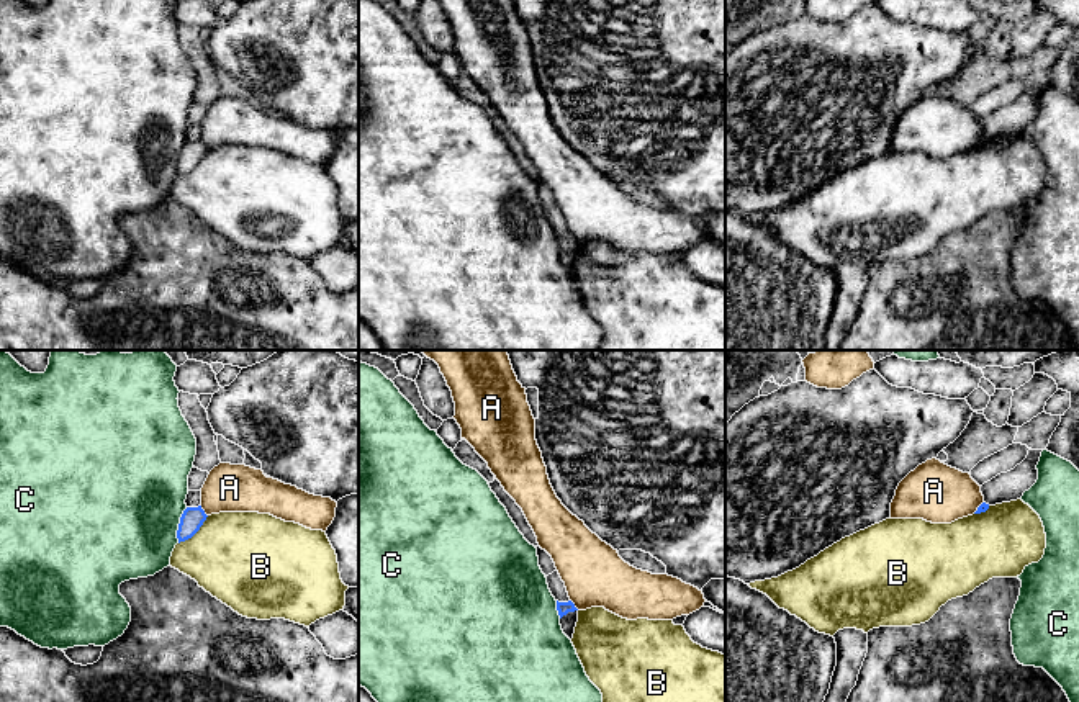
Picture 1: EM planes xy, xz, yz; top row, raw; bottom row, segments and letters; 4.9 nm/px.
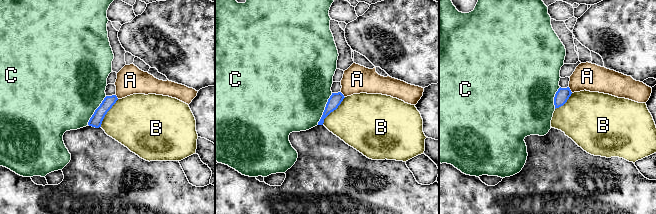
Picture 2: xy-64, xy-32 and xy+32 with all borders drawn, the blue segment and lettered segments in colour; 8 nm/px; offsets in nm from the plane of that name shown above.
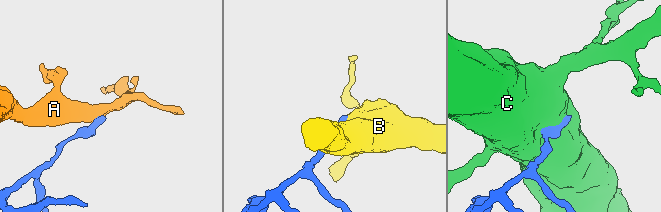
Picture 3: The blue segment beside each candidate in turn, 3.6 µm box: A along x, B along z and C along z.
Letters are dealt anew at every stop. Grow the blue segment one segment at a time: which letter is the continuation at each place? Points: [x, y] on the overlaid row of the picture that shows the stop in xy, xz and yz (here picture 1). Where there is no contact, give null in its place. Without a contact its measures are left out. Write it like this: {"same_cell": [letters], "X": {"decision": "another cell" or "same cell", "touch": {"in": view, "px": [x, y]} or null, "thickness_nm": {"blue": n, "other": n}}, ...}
{"same_cell": [], "A": {"decision": "another cell", "touch": {"in": "xy", "px": [203, 511]}, "thickness_nm": {"blue": 110, "other": 240}}, "B": {"decision": "another cell", "touch": {"in": "xy", "px": [195, 532]}, "thickness_nm": {"blue": 110, "other": 440}}, "C": {"decision": "another cell", "touch": {"in": "xy", "px": [179, 526]}, "thickness_nm": {"blue": 110, "other": 500}}}

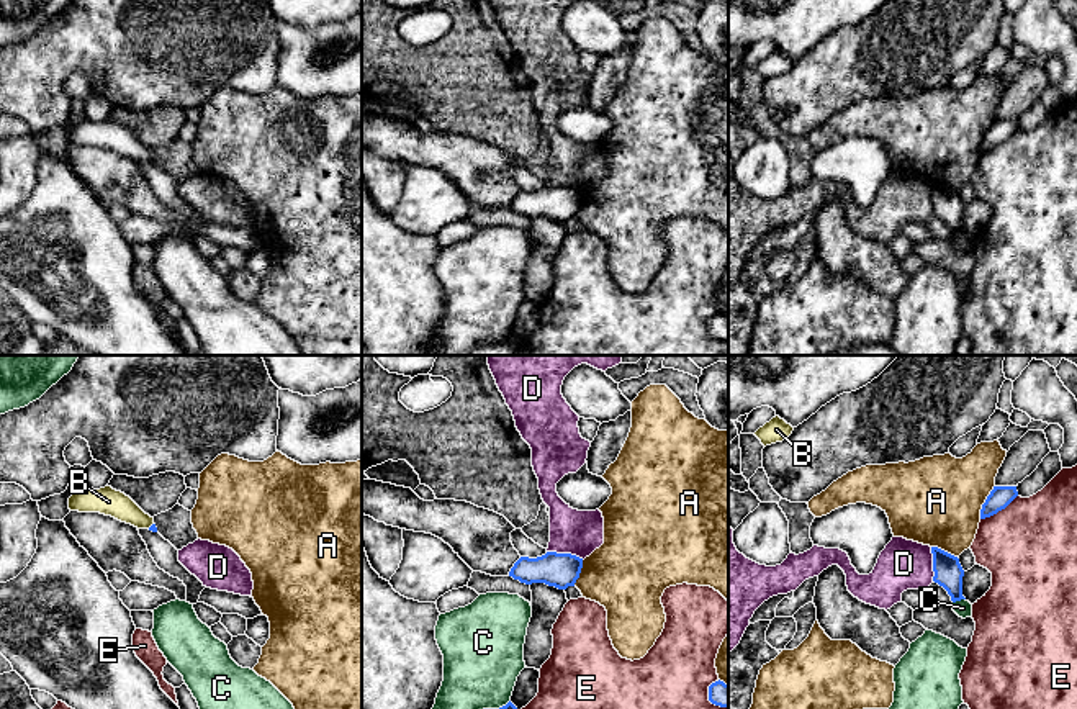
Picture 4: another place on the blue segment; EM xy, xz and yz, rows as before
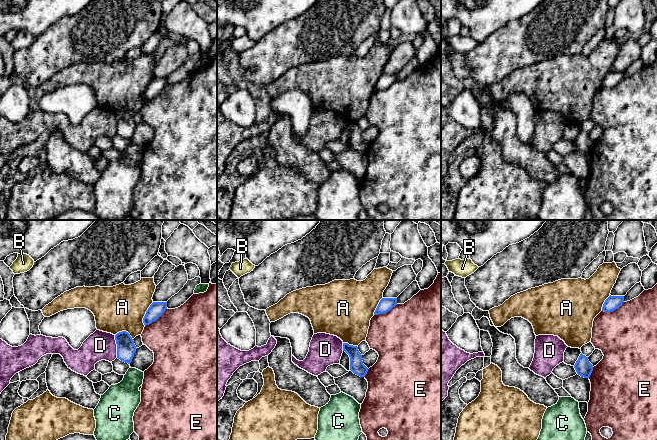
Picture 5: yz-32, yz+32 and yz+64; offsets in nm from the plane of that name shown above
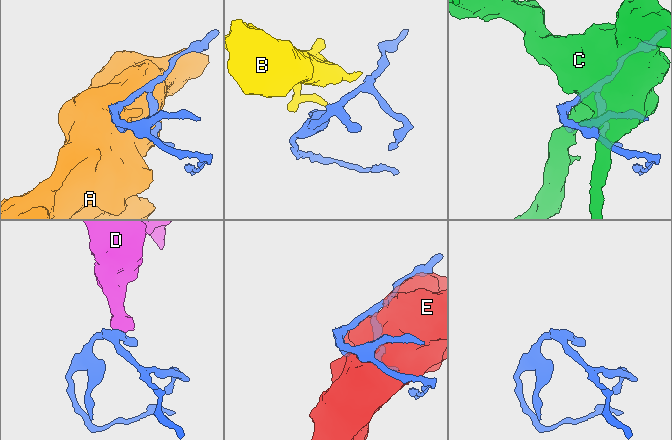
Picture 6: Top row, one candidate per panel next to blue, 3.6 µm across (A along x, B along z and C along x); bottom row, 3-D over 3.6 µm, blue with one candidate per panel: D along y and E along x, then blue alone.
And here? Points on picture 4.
{"same_cell": ["B"], "A": {"decision": "another cell", "touch": {"in": "yz", "px": [986, 501]}, "thickness_nm": {"blue": 110, "other": 440}}, "B": {"decision": "same cell", "touch": {"in": "xy", "px": [151, 526]}, "thickness_nm": {"blue": 40, "other": 140}}, "C": {"decision": "another cell", "touch": {"in": "yz", "px": [958, 600]}, "thickness_nm": {"blue": 140, "other": 90}}, "D": {"decision": "another cell", "touch": {"in": "xz", "px": [565, 554]}, "thickness_nm": {"blue": 170, "other": 220}}, "E": {"decision": "another cell", "touch": {"in": "yz", "px": [999, 510]}, "thickness_nm": {"blue": 110, "other": 460}}}

